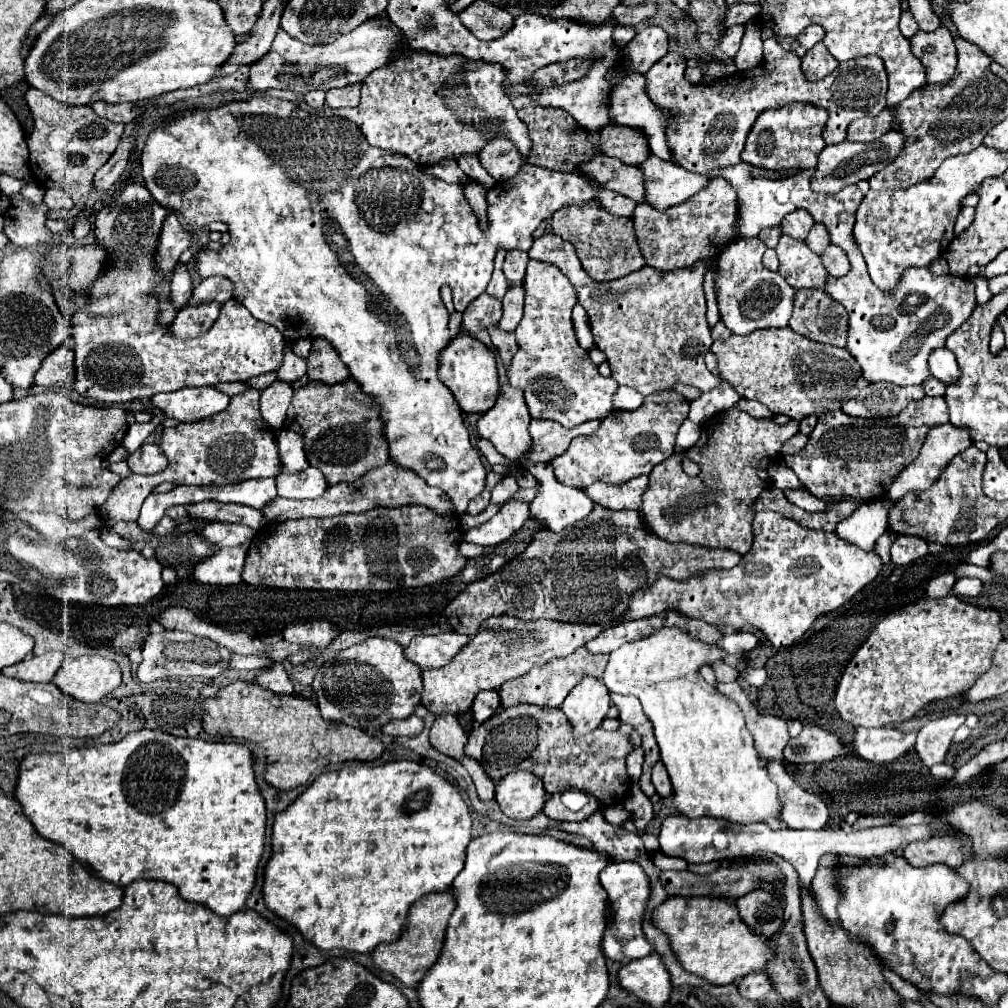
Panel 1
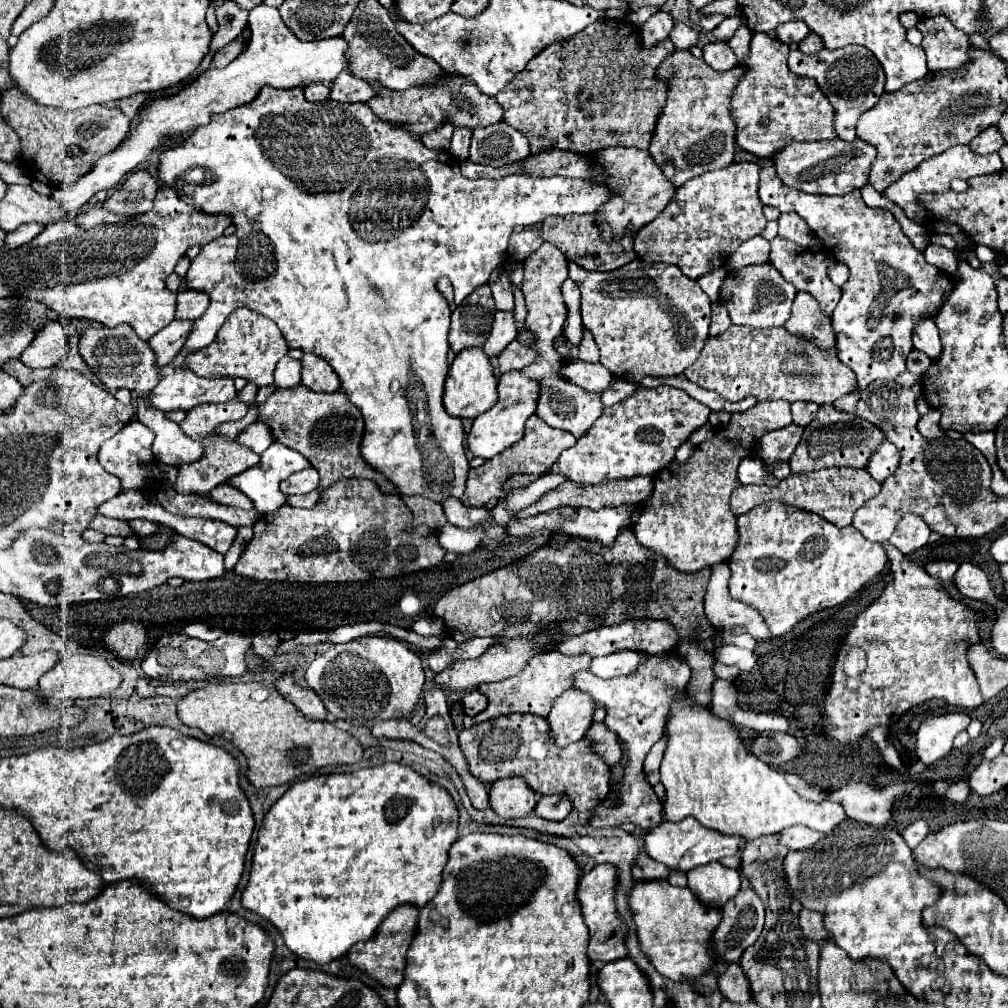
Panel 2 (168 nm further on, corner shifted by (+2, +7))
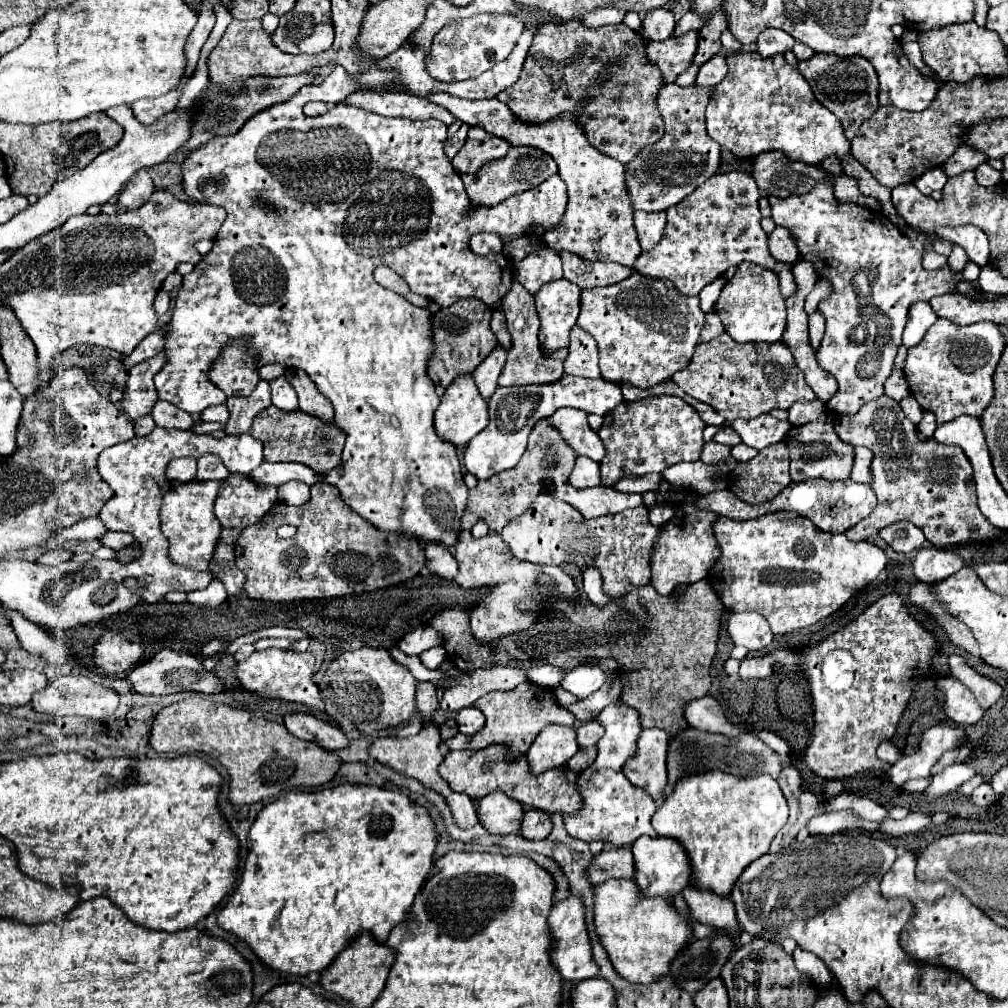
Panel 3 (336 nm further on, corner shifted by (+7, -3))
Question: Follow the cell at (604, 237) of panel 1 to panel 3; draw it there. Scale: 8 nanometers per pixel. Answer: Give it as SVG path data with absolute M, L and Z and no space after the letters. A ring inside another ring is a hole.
M568 251L560 253L564 265L564 277L580 289L594 289L620 283L632 275L632 269L616 263L590 263Z

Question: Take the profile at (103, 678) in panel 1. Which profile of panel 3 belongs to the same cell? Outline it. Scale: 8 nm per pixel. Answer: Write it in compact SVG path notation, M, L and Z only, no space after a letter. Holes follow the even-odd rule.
M64 675L56 681L48 683L46 689L38 691L32 697L32 709L38 713L46 713L52 717L66 717L66 715L80 715L90 719L104 719L110 717L118 707L118 693L112 689L106 689L104 685L84 677L84 675Z

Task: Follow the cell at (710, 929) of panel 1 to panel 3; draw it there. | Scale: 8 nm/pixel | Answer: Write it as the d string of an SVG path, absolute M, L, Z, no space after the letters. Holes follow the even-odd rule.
M608 879L594 885L594 927L616 973L630 983L652 983L666 975L674 955L688 945L692 929L664 897L640 897L630 879Z

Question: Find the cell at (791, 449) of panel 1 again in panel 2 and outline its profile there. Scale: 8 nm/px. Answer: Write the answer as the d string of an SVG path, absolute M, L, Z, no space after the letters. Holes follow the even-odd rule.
M791 423L783 429L777 429L777 431L763 435L757 443L757 449L759 449L763 463L769 465L775 461L789 461L789 457L793 455L795 447L801 439L801 433L803 433L803 427Z

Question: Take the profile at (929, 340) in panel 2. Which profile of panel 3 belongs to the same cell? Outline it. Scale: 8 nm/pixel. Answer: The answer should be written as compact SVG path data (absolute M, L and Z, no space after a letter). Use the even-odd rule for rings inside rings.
M916 301L912 303L912 309L908 311L908 325L904 329L904 345L912 347L916 343L920 343L920 339L924 337L924 333L928 331L928 327L936 321L936 313L930 307L928 301Z

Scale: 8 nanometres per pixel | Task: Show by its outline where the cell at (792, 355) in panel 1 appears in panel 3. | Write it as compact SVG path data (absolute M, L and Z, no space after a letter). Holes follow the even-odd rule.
M728 333L700 343L688 369L676 373L672 381L686 395L714 407L724 419L752 419L772 409L790 409L794 403L816 399L784 343L736 343Z

